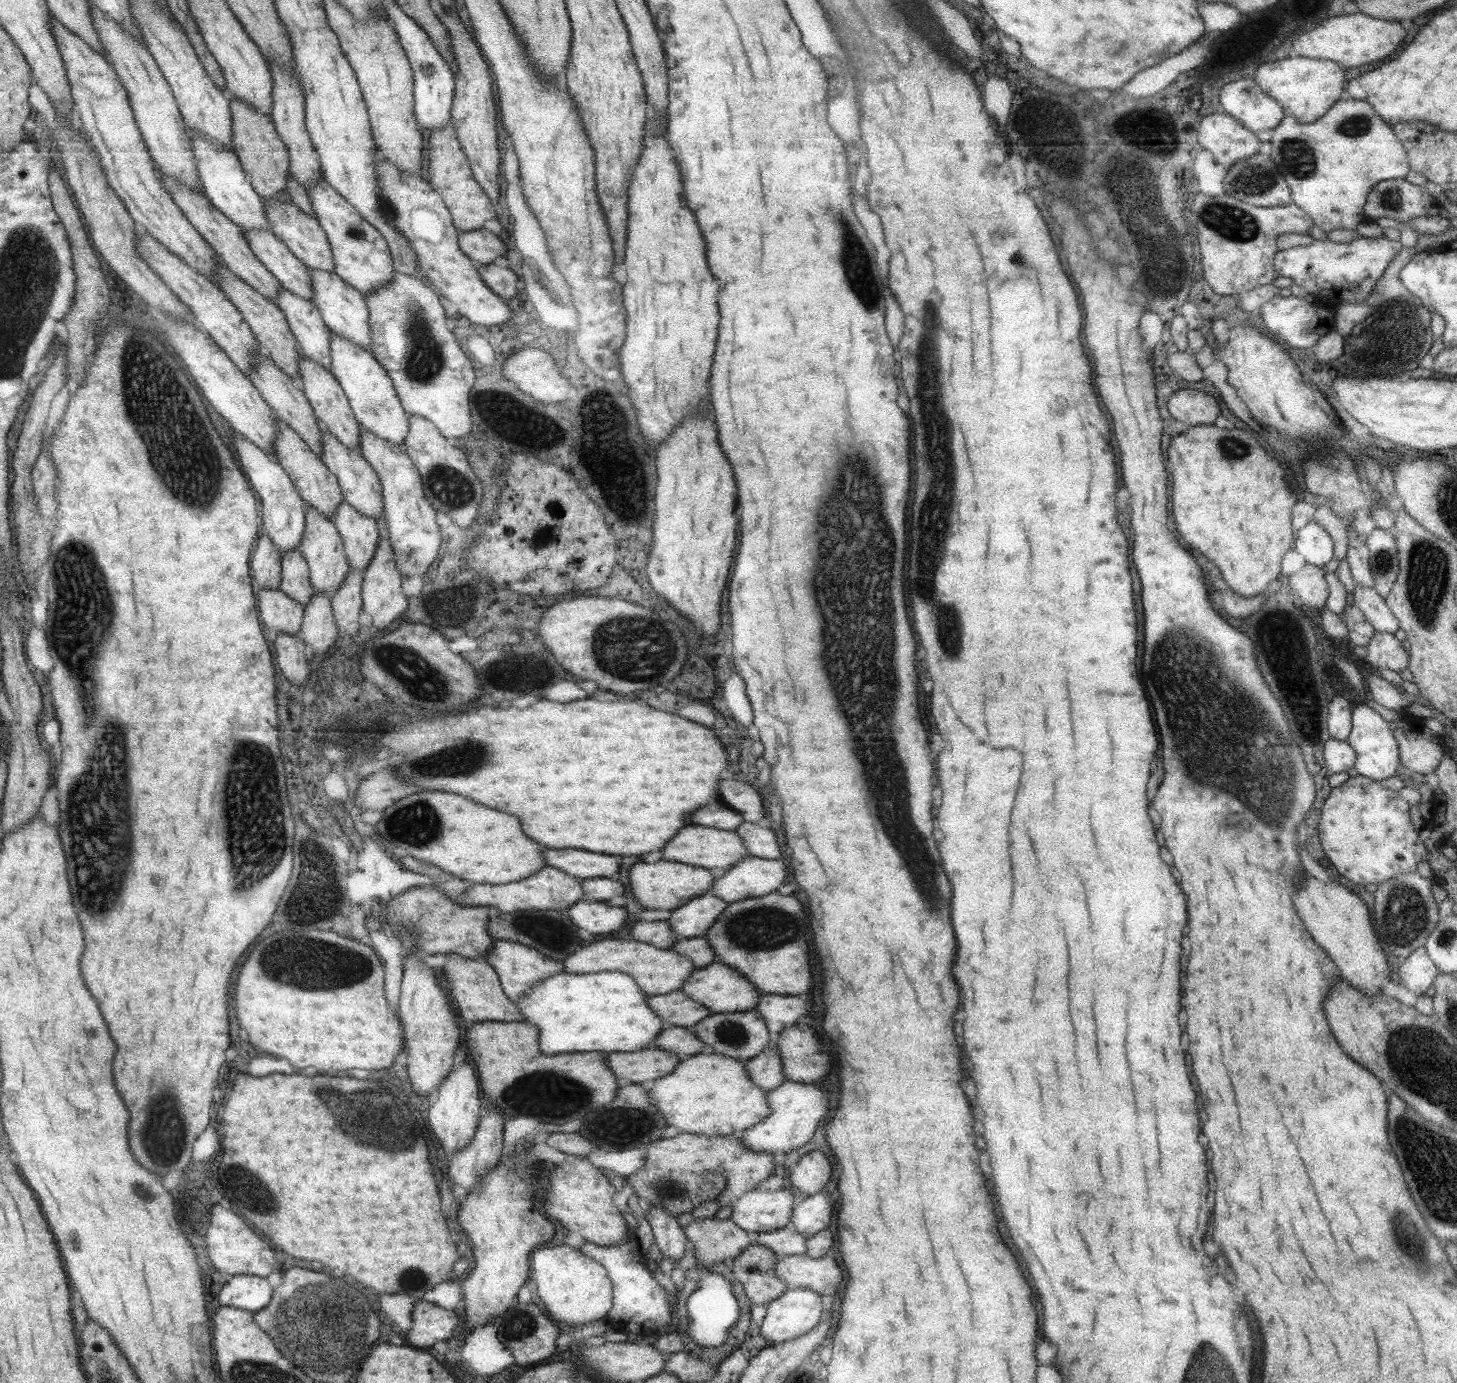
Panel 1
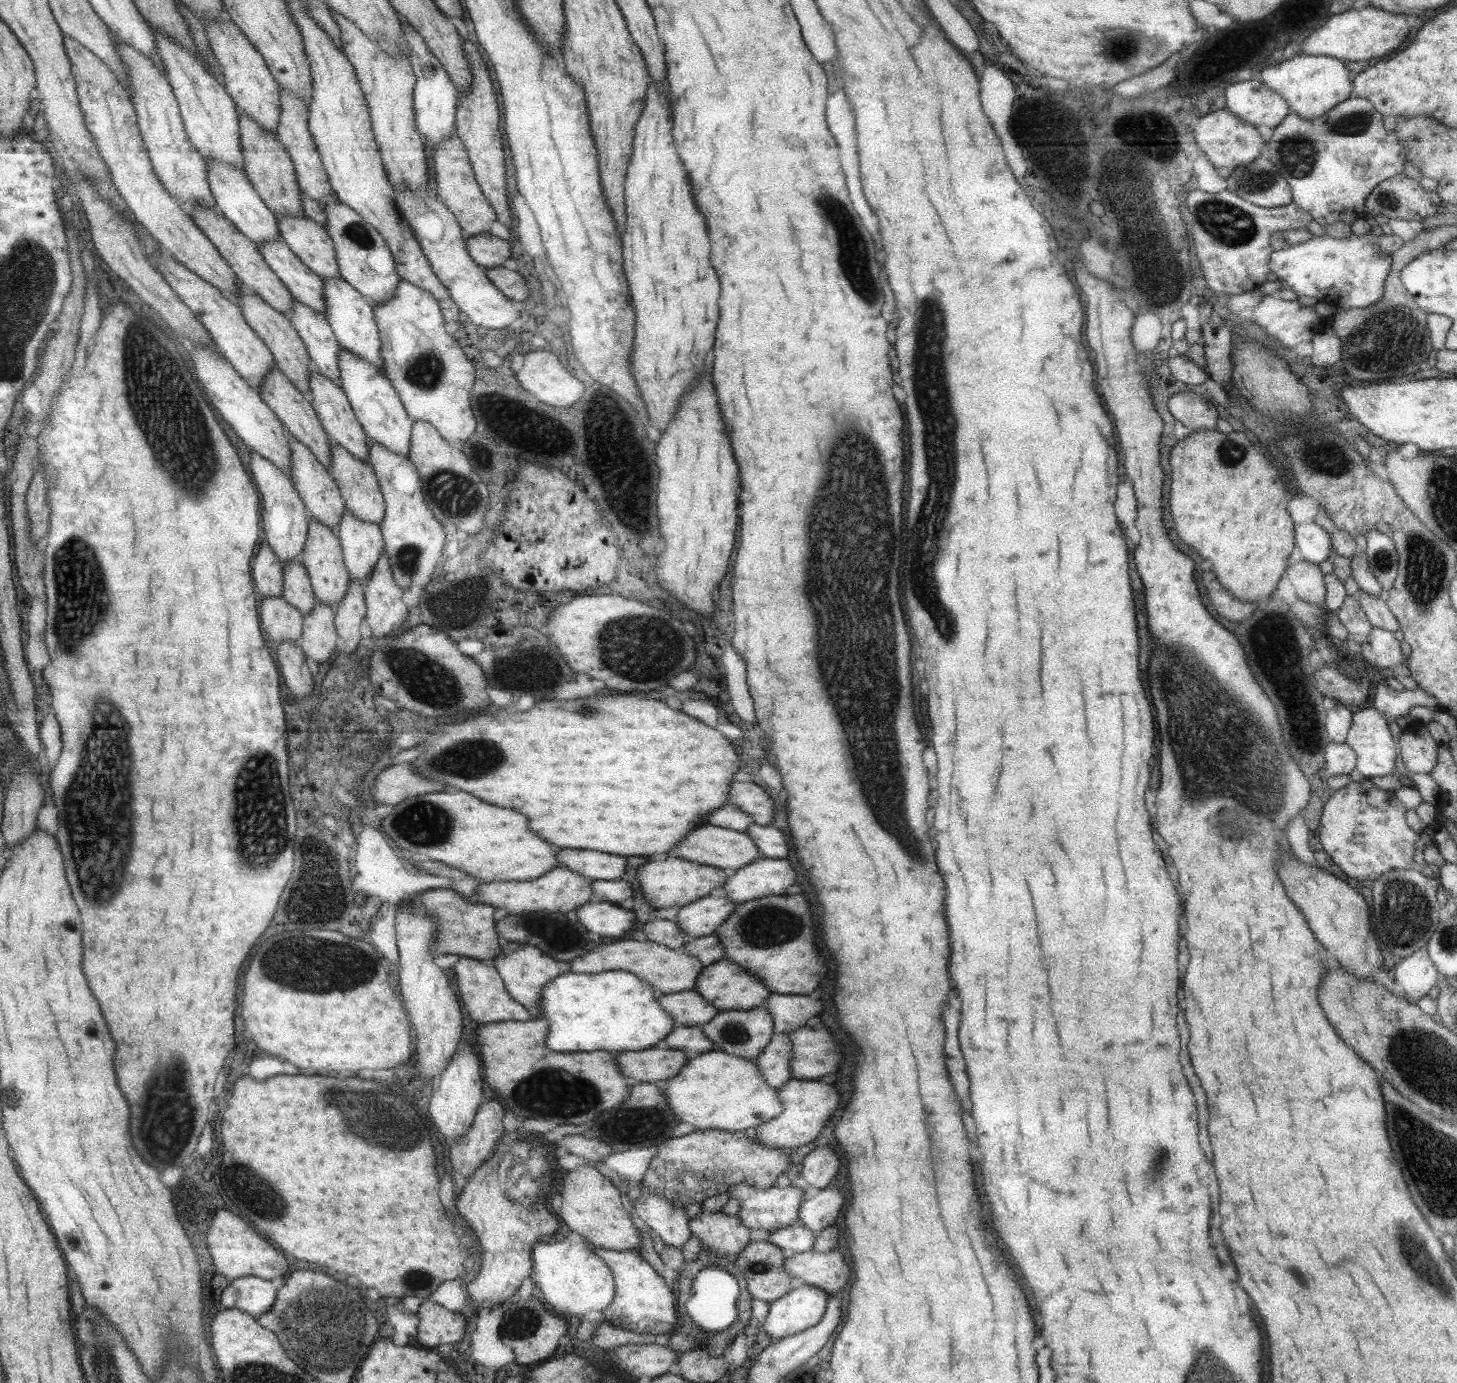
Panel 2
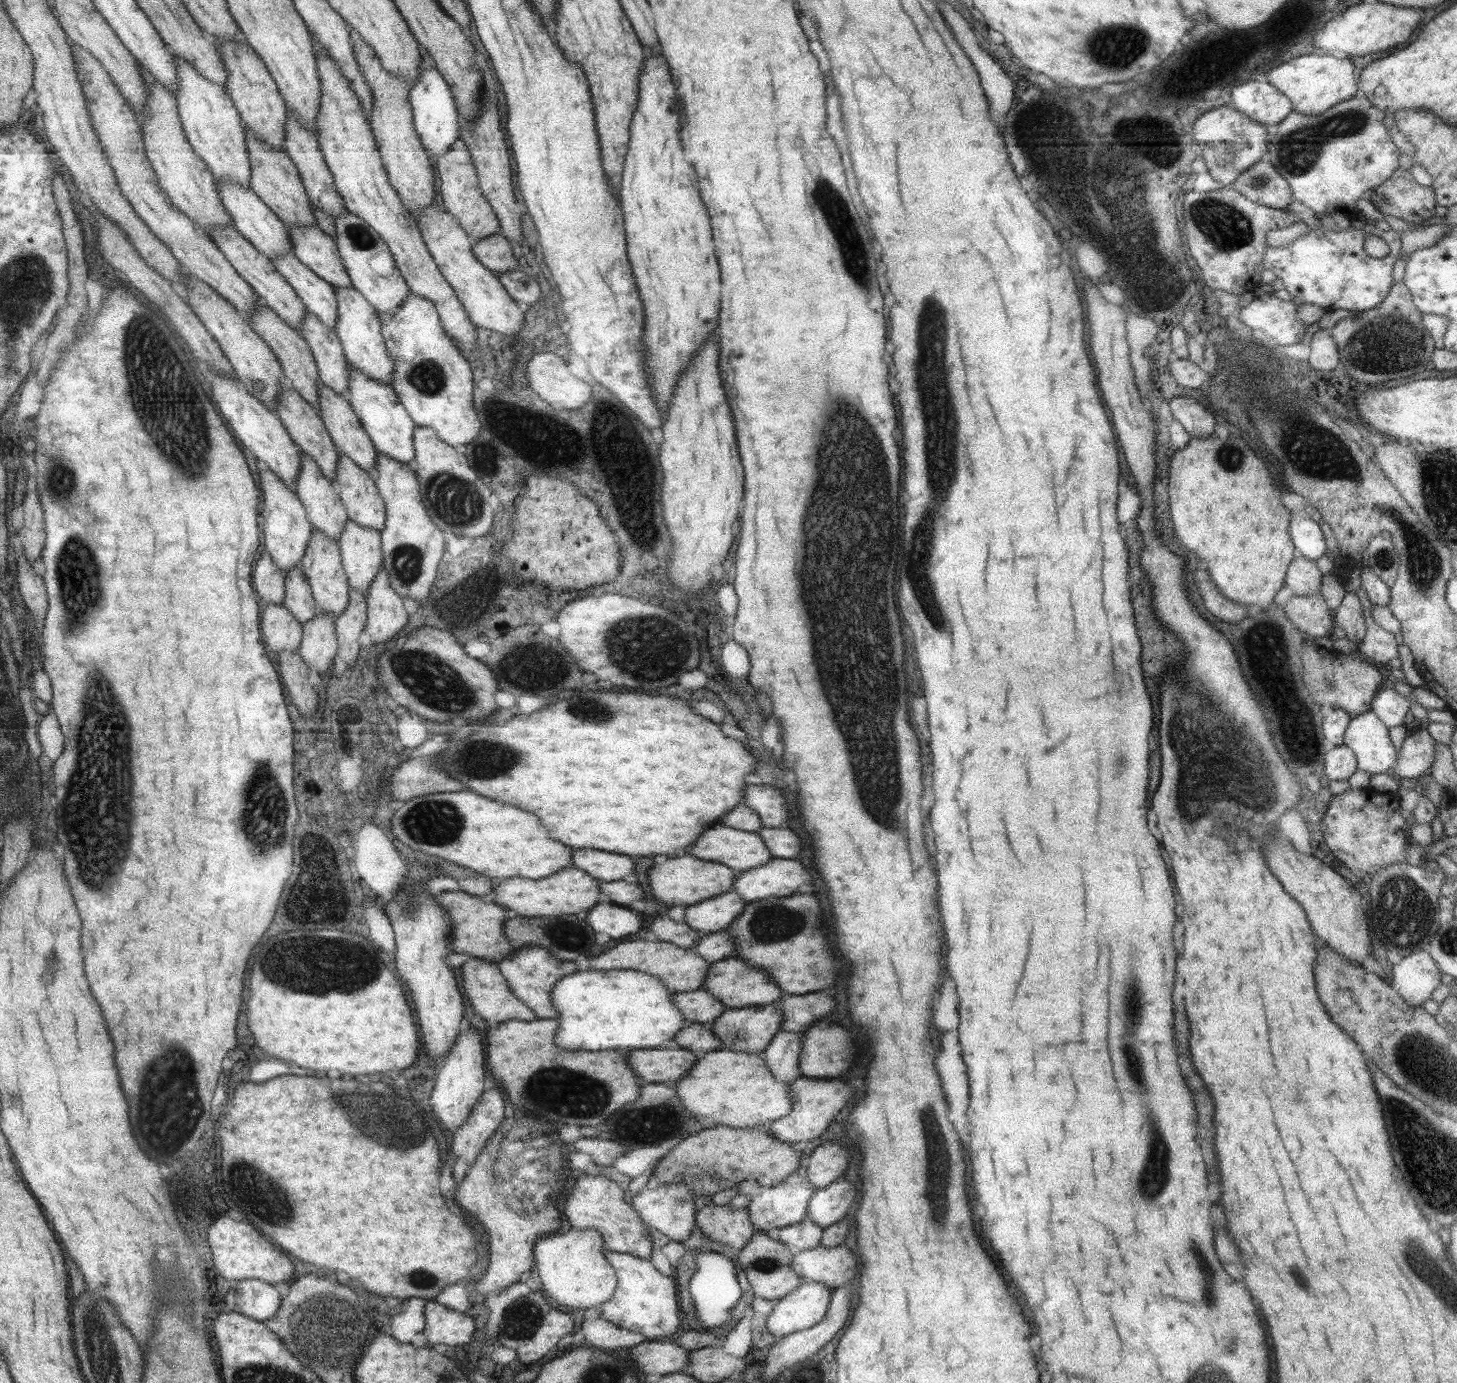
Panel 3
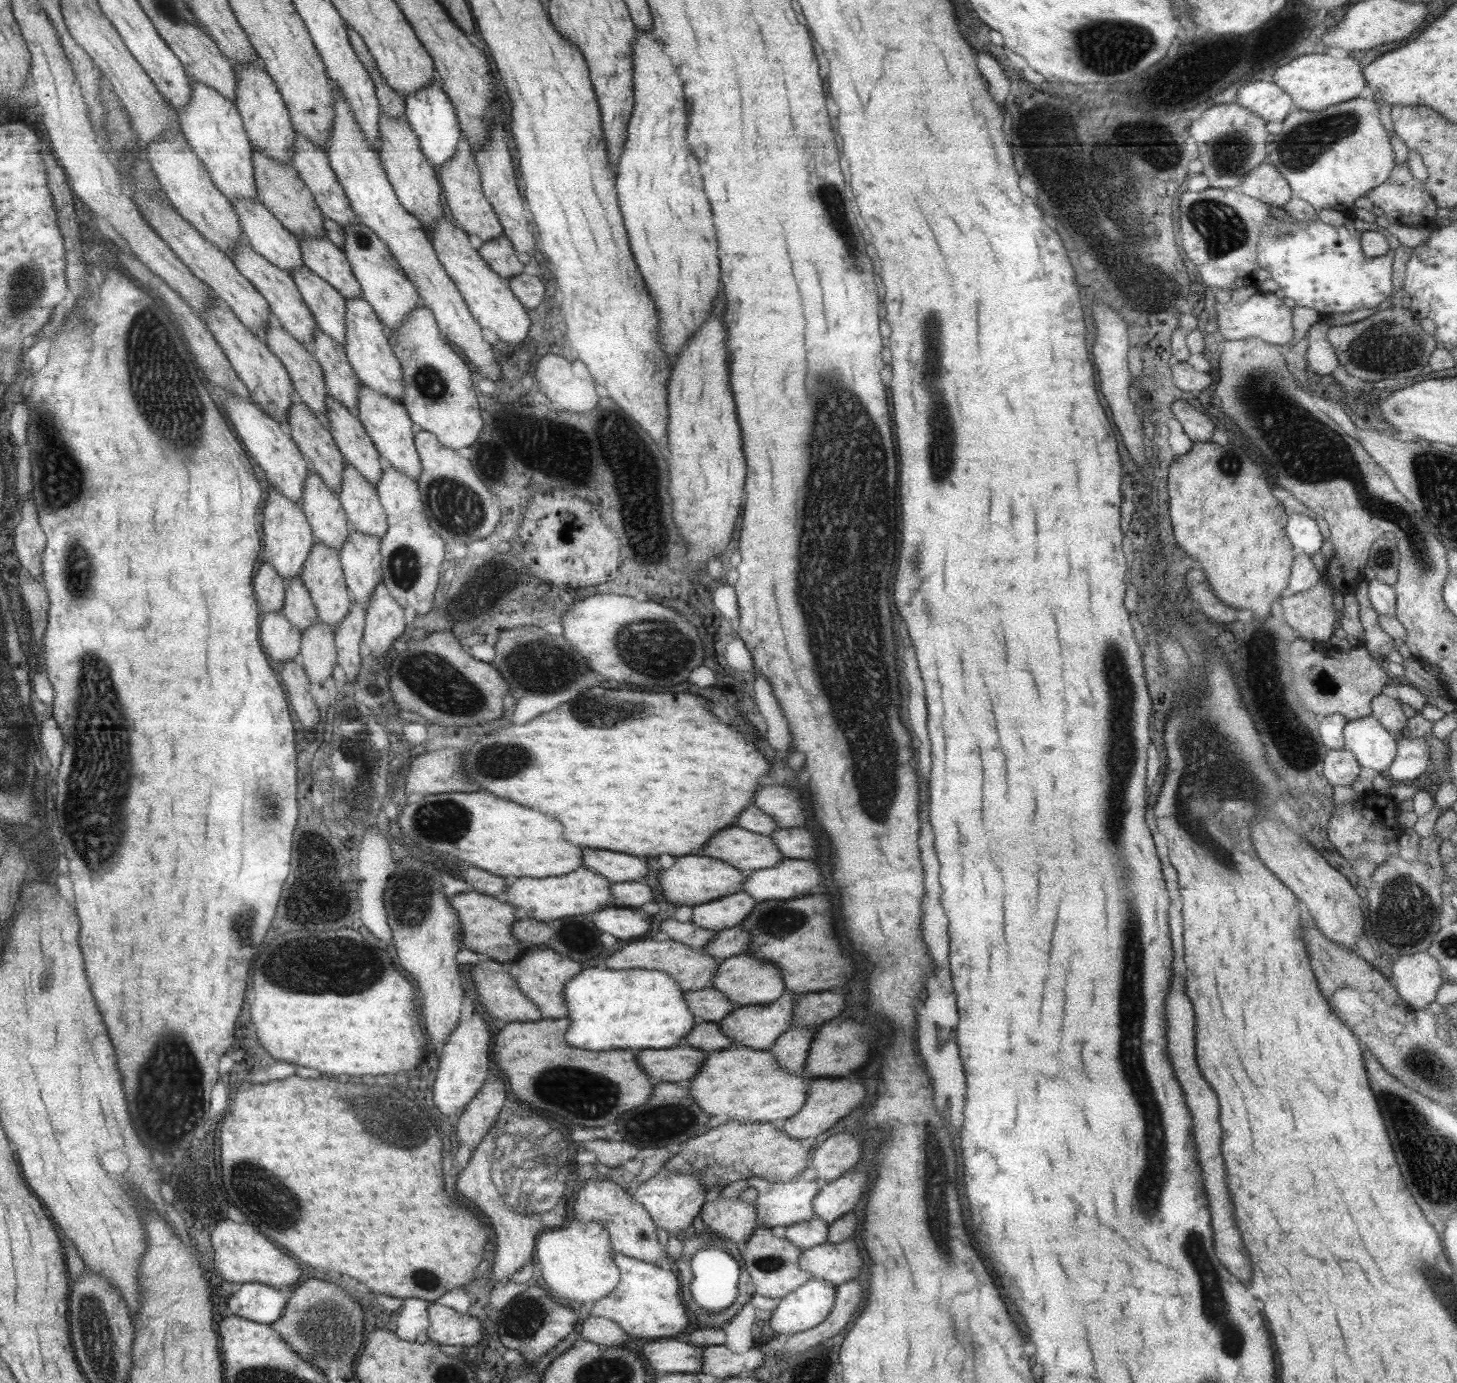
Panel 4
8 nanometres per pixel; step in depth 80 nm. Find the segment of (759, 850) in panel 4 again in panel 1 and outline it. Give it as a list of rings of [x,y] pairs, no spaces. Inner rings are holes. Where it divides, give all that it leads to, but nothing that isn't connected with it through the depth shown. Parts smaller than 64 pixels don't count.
[[[685,826],[685,828],[681,828],[659,852],[661,852],[661,859],[700,866],[707,870],[710,868],[728,869],[736,860],[748,855],[741,839],[735,835],[735,832],[717,830],[707,826]]]

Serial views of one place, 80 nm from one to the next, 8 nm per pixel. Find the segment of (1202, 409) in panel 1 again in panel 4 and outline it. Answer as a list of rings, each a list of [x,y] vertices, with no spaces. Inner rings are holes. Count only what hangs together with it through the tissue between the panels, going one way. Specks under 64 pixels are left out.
[[[1173,400],[1170,404],[1170,416],[1180,422],[1182,431],[1193,442],[1211,441],[1211,433],[1214,429],[1212,417],[1205,411],[1195,410],[1185,400]]]

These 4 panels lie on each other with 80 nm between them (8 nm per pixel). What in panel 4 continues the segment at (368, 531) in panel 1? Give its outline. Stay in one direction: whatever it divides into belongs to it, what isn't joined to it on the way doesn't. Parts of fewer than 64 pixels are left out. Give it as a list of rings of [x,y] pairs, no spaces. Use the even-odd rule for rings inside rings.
[[[351,527],[349,529],[345,542],[338,550],[341,570],[351,600],[366,608],[375,585],[381,581],[380,540]]]

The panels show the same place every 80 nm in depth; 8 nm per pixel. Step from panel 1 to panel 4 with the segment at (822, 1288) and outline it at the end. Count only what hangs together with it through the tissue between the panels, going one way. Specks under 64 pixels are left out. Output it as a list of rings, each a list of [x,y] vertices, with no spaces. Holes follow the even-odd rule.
[[[850,1238],[837,1243],[825,1242],[811,1248],[806,1248],[800,1251],[797,1264],[799,1268],[808,1272],[811,1278],[821,1278],[836,1287],[856,1278],[863,1262],[857,1251],[857,1245]]]

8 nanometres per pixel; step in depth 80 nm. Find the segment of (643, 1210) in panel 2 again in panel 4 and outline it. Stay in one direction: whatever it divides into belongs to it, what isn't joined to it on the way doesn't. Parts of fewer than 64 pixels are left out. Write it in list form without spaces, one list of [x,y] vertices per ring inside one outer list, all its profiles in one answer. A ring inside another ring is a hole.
[[[687,1173],[657,1174],[653,1178],[630,1190],[631,1196],[650,1214],[656,1228],[667,1231],[668,1235],[679,1232],[690,1232],[693,1219],[700,1213],[700,1208],[705,1201],[706,1188],[697,1183]]]

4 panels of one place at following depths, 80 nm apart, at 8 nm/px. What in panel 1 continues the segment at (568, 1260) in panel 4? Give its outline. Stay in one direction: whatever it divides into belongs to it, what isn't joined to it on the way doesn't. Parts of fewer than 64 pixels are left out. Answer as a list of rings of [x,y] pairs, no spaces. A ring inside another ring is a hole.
[[[545,1244],[533,1250],[530,1254],[529,1278],[535,1282],[537,1296],[541,1299],[542,1309],[557,1324],[576,1327],[599,1318],[605,1318],[612,1306],[612,1286],[607,1278],[605,1268],[592,1258],[587,1258],[578,1249],[567,1244],[548,1247]]]

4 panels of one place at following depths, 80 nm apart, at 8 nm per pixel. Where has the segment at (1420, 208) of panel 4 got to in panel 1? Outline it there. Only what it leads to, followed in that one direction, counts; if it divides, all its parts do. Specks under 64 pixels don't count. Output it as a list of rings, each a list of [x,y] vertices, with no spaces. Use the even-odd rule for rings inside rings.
[[[1395,178],[1373,185],[1365,201],[1364,215],[1368,221],[1393,218],[1406,223],[1417,216],[1438,216],[1440,208],[1439,201],[1425,187]]]

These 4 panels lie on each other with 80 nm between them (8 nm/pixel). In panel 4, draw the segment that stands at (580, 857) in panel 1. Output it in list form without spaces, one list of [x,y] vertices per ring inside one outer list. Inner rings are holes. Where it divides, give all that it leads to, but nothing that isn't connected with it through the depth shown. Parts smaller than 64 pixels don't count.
[[[581,848],[581,866],[597,872],[613,883],[637,880],[647,872],[645,862],[635,856],[597,848]]]

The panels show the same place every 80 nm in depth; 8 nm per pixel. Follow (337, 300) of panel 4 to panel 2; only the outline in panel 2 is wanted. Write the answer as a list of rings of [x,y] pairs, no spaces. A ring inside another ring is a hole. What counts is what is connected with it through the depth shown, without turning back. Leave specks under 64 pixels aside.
[[[281,240],[256,244],[265,264],[290,292],[306,307],[324,316],[324,296],[322,280],[311,272]]]

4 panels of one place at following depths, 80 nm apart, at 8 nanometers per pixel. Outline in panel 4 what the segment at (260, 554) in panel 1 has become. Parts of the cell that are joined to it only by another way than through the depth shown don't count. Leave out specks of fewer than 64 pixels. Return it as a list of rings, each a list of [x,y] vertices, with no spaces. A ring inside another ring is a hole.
[[[267,562],[261,563],[253,576],[252,589],[261,612],[280,611],[284,603],[285,580]]]

